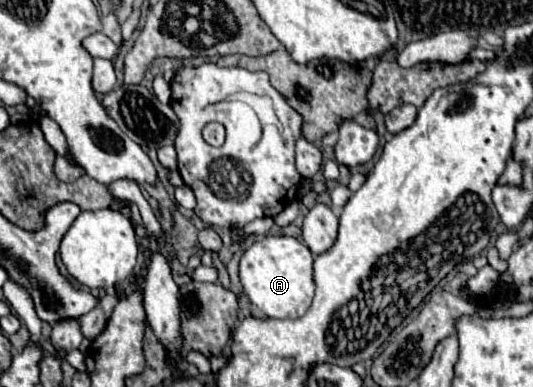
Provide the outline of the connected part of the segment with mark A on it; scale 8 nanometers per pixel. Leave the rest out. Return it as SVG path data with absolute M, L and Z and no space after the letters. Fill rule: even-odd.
M267 236L263 240L257 240L251 248L245 250L239 262L239 278L251 304L265 318L295 320L301 318L313 302L313 254L303 242L295 238Z

